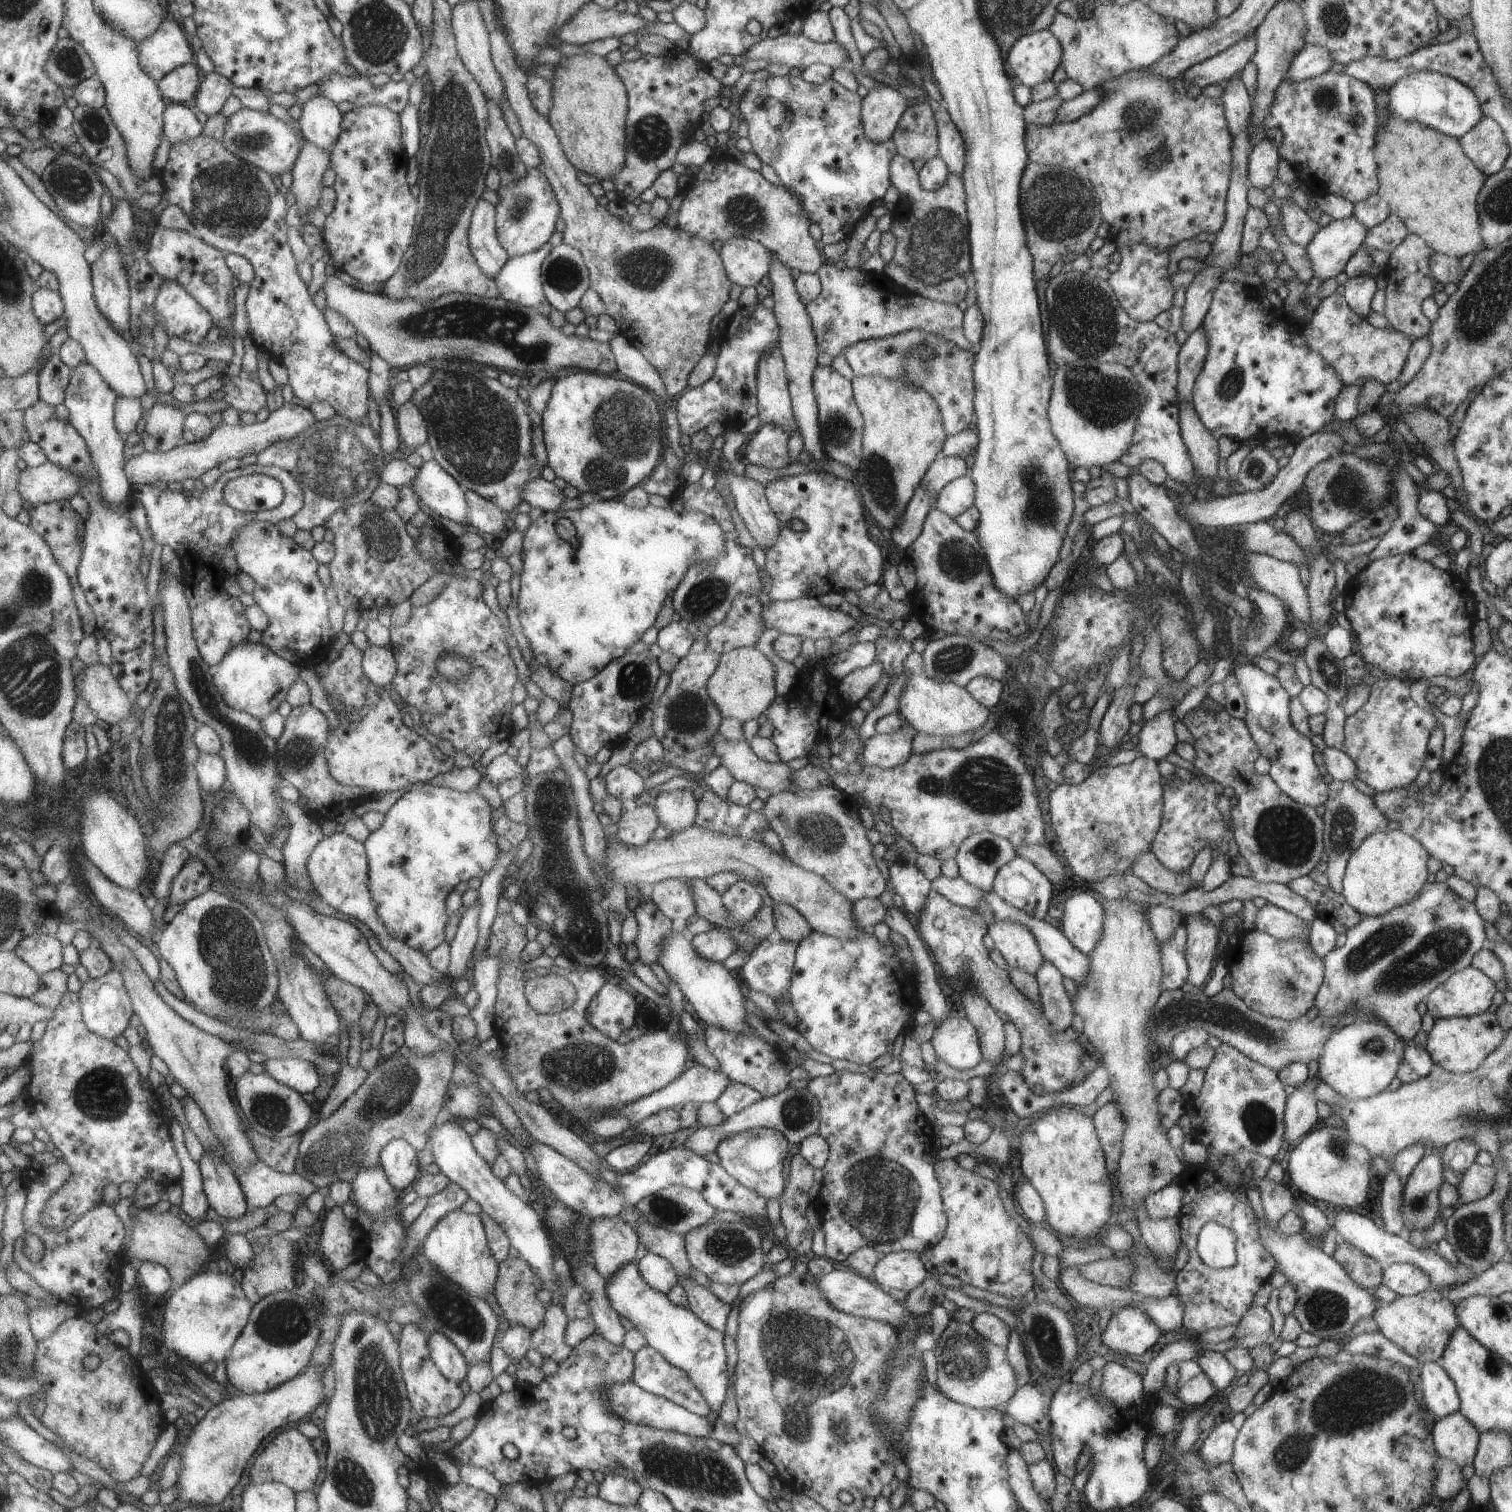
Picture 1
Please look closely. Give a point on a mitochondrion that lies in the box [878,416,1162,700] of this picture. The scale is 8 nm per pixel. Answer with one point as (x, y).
(959, 562)

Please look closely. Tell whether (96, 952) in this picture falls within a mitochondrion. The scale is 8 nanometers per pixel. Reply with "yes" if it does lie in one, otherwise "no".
no

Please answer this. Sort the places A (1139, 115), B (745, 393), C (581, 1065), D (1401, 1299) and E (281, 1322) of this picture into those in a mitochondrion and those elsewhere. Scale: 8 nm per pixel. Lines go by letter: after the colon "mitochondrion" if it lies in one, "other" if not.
A: mitochondrion
B: other
C: mitochondrion
D: other
E: mitochondrion

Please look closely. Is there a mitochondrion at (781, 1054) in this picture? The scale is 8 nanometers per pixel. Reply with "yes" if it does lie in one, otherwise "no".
no

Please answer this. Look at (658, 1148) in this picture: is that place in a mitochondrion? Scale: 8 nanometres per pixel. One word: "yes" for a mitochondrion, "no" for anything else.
no

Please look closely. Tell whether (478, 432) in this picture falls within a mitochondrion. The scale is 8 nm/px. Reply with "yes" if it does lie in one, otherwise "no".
yes

